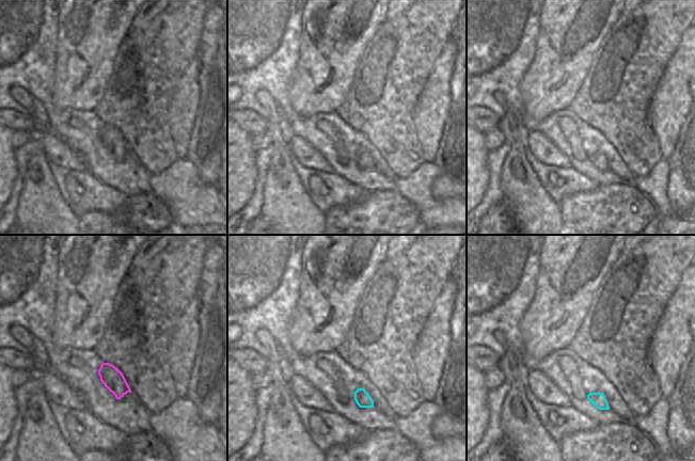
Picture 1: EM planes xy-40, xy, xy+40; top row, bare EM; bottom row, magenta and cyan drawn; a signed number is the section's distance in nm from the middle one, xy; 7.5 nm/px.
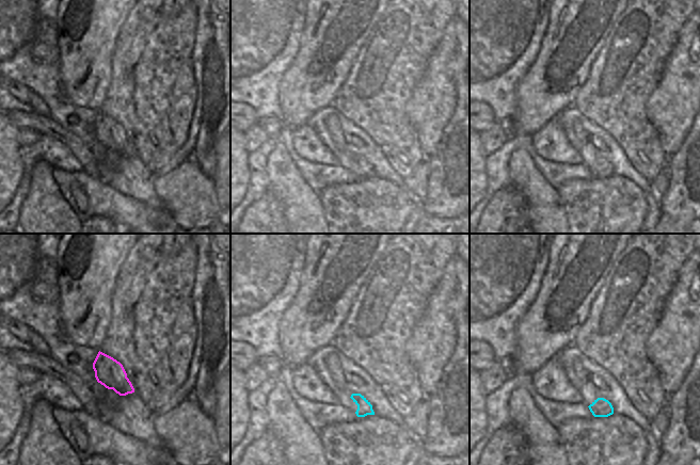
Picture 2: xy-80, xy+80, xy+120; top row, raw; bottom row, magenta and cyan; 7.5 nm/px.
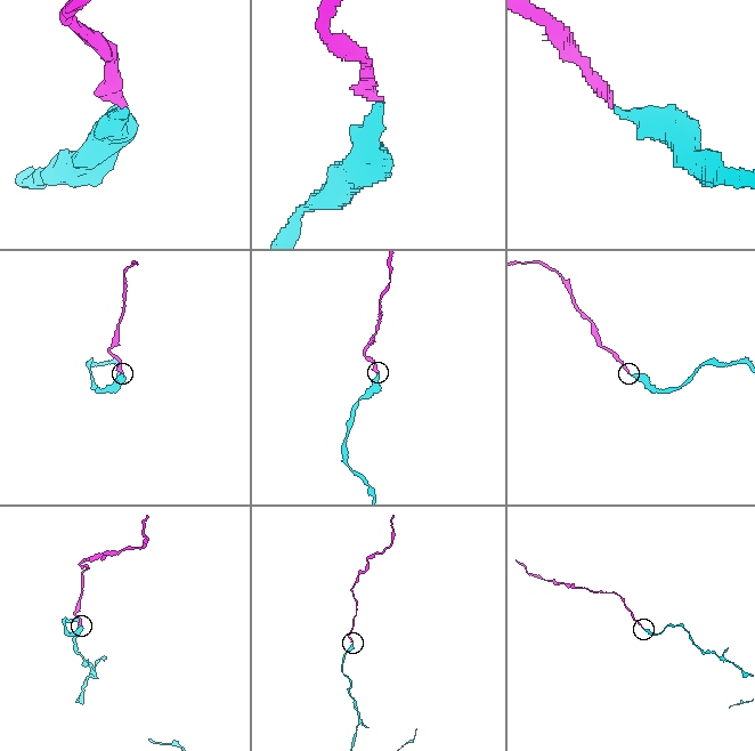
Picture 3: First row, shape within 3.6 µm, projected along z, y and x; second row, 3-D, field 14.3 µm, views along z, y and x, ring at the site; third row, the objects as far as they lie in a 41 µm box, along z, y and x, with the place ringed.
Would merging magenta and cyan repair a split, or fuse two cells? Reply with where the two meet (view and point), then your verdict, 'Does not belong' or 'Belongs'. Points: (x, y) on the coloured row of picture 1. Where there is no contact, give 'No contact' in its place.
No contact. Belongs.

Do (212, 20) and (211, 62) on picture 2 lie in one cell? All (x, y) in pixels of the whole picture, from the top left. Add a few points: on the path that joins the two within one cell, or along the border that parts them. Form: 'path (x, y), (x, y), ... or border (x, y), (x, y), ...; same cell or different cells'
path (212, 31), (212, 51); same cell

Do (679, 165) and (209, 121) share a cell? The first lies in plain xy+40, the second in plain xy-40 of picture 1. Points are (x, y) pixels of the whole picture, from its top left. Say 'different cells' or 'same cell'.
same cell

